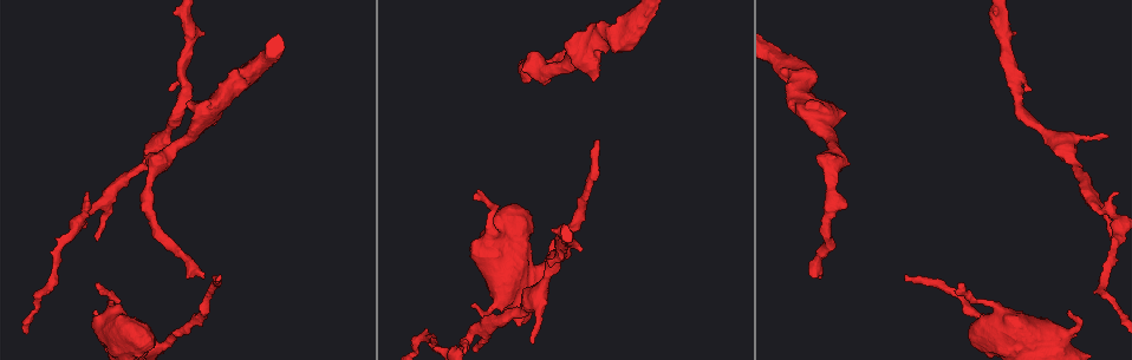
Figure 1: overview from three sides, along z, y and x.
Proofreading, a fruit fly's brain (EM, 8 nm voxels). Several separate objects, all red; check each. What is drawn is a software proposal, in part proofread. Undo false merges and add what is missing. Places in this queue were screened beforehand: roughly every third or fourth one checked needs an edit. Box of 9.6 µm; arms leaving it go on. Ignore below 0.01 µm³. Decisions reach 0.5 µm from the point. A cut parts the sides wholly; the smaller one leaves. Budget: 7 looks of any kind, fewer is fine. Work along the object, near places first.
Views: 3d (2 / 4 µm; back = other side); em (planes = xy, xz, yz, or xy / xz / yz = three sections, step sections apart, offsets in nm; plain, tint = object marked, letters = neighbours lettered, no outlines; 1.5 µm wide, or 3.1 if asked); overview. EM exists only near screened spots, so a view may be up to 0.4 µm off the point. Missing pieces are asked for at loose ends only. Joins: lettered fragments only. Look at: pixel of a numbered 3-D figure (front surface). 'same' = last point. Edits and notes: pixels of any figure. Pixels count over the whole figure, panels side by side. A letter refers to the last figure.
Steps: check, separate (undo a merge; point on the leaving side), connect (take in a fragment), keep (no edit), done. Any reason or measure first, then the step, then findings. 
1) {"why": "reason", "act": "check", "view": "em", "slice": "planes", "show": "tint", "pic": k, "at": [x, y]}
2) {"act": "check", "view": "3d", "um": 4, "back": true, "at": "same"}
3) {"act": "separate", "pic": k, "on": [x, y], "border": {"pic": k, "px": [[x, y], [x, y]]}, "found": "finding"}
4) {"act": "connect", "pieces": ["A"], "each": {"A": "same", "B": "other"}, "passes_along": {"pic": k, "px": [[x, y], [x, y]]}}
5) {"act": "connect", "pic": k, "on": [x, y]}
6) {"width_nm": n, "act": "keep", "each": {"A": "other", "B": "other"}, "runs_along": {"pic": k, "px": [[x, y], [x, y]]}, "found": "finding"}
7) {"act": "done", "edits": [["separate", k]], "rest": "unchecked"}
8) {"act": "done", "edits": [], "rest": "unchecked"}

{"why": "thick turns thin", "act": "check", "view": "3d", "um": 2, "pic": 1, "at": [542, 264]}

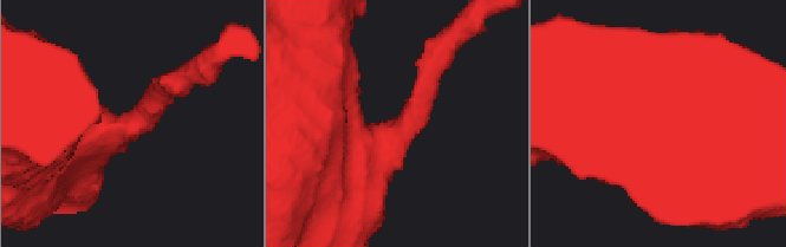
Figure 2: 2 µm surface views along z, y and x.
{"arm_widths_nm": [200, 750], "why": "now the EM", "act": "check", "view": "em", "slice": "planes", "show": "tint", "pic": 2, "at": [145, 117]}

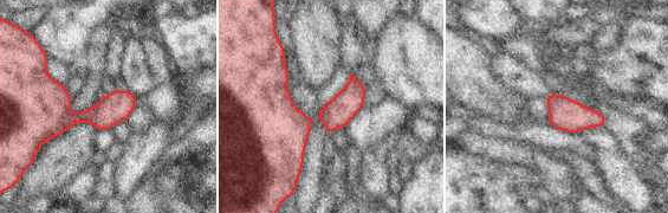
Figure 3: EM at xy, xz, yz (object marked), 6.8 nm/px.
{"why": "what lies round it", "act": "check", "view": "em", "slice": "planes", "show": "letters", "at": "same"}

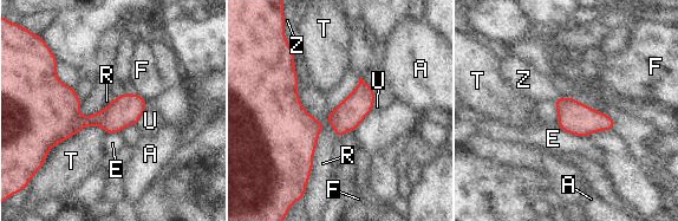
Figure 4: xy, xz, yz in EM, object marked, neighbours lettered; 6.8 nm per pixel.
{"width_nm": 190, "act": "keep", "each": {"A": "other", "E": "other", "F": "other", "R": "other", "T": "other", "U": "other", "Z": "other"}, "runs_along": {"pic": 4, "px": [[371, 92], [323, 127], [285, 104]]}, "found": "all the same neuron"}

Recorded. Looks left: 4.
{"act": "check", "view": "3d", "um": 4, "pic": 1, "at": [905, 276]}

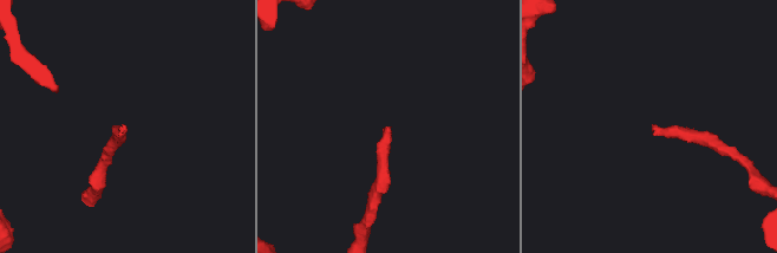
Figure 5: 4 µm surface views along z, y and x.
{"act": "check", "view": "em", "slice": "planes", "show": "letters", "pic": 5, "at": [388, 126]}

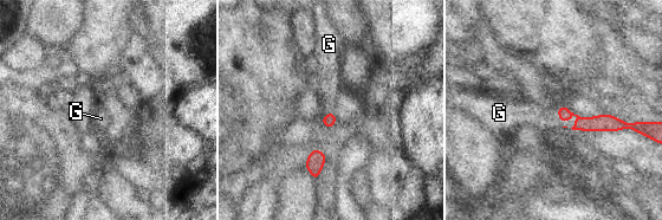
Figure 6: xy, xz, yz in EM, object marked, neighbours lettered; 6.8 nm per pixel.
{"longest_contact_nm": ["G", 180], "act": "connect", "pieces": ["G"], "each": {"G": "same"}, "found": "the neuron continues"}

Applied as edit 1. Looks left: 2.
{"act": "done", "edits": [["connect", 6]], "rest": "unchecked"}

